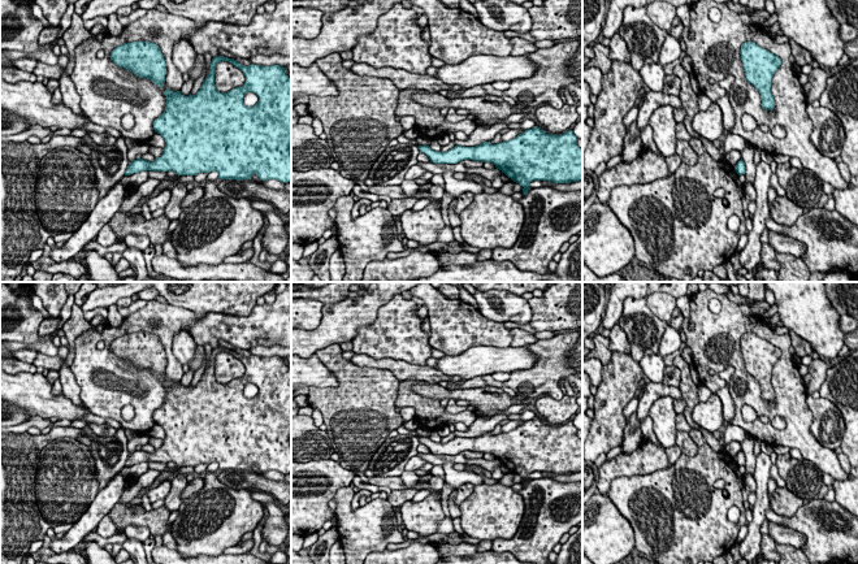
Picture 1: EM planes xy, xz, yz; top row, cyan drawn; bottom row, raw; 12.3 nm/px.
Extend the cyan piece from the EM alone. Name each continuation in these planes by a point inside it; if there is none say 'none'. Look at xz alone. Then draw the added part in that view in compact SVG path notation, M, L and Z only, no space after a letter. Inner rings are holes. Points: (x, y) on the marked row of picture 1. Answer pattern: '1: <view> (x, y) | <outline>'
none

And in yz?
none

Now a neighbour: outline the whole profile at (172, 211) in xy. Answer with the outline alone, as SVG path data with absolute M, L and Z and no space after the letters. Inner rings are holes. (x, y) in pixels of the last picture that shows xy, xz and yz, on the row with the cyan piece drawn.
M178 182L170 187L170 192L172 192L170 201L164 208L164 216L169 221L177 220L182 213L183 208L181 207L181 203L183 198L187 195L188 190L186 188L185 183Z

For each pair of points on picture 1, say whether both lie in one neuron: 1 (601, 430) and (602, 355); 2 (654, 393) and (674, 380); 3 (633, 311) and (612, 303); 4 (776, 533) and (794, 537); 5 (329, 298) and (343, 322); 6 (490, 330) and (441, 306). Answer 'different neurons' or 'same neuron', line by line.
1: different neurons
2: different neurons
3: different neurons
4: same neuron
5: different neurons
6: same neuron

